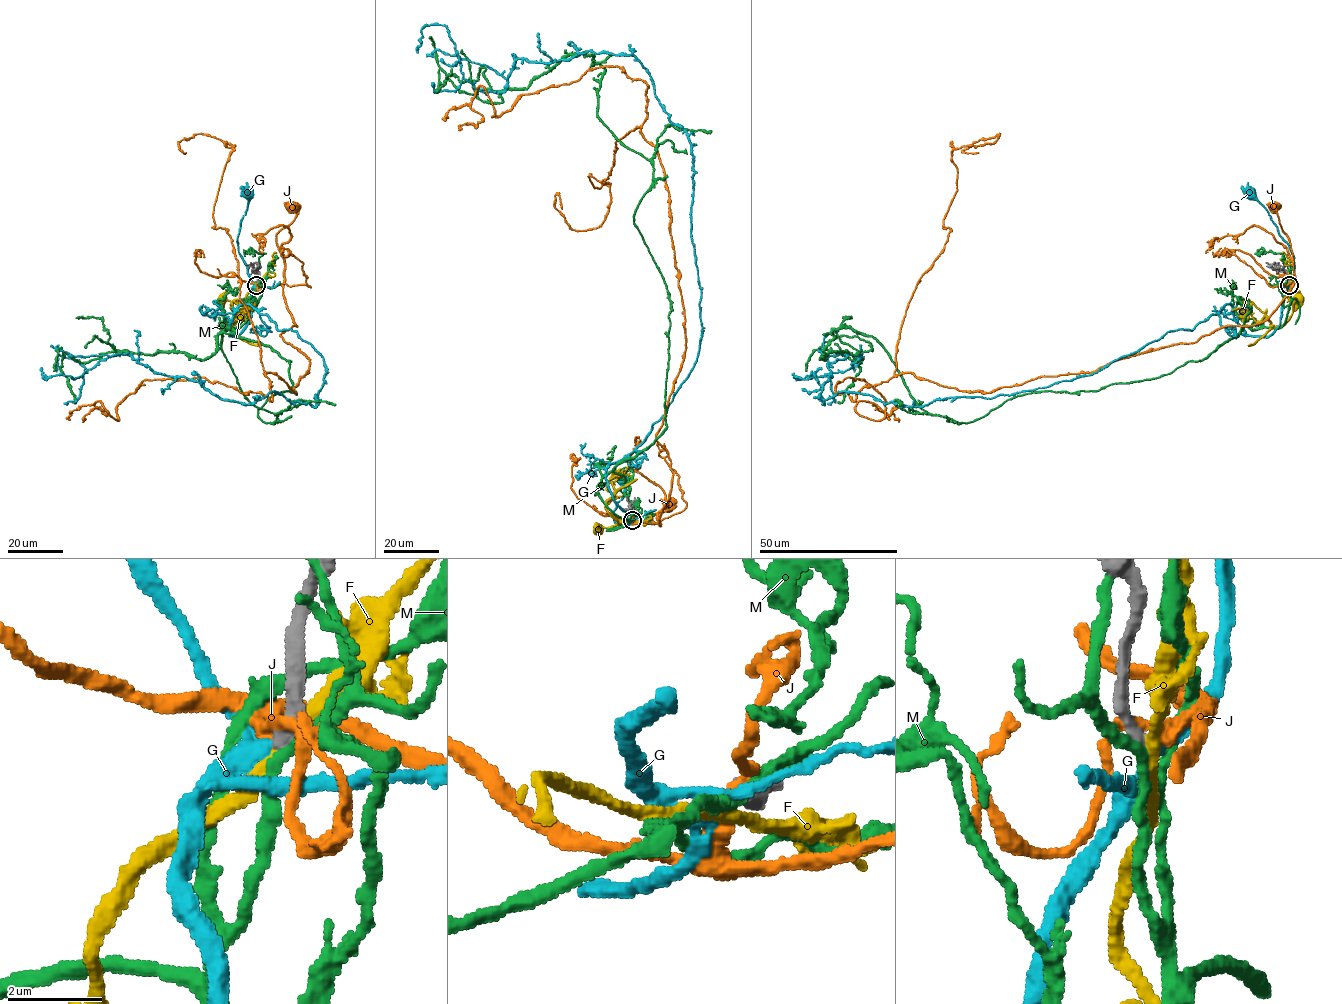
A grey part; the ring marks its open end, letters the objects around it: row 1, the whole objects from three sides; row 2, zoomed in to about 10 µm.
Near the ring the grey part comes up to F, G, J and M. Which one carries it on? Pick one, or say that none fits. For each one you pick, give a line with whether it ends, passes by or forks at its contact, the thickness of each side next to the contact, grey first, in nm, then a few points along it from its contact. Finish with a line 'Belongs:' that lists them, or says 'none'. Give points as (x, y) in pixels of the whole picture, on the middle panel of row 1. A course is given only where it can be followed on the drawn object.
G: it passes by | 240/240 nm | via (632, 520), (623, 525), (617, 525), (614, 520), (616, 504), (622, 498), (623, 480)
Belongs: G

